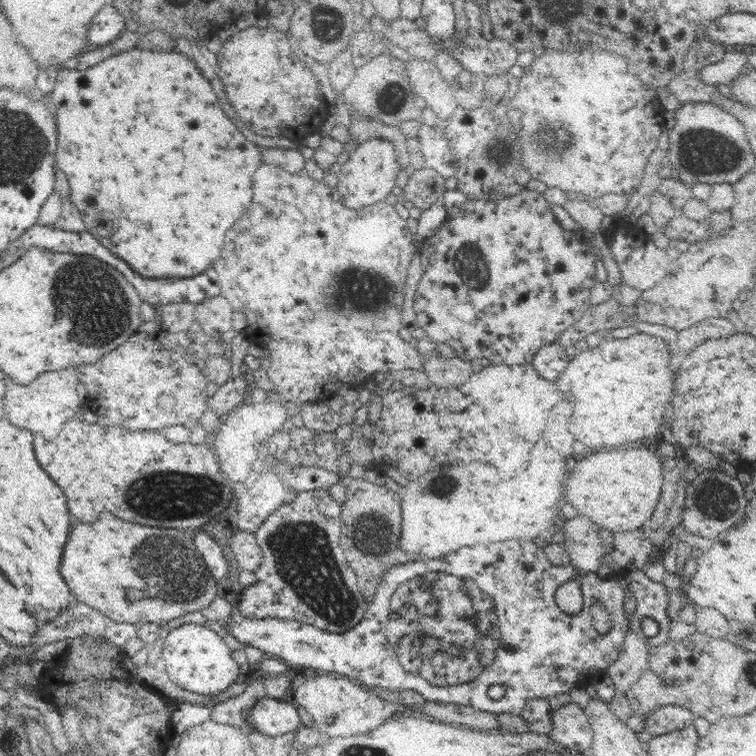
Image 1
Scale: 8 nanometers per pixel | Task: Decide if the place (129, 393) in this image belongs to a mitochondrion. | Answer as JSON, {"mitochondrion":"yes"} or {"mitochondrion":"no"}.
{"mitochondrion":"no"}

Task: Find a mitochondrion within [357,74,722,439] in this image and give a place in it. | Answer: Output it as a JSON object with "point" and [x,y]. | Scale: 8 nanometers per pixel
{"point":[477,267]}

